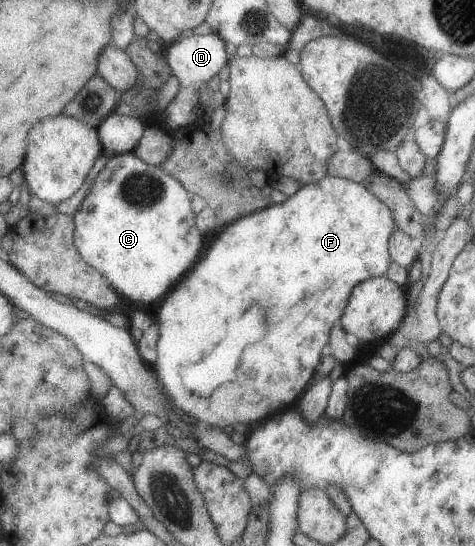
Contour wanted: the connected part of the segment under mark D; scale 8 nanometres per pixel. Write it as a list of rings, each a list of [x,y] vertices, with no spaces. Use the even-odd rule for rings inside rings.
[[[213,31],[211,34],[193,34],[189,38],[179,39],[167,49],[169,64],[182,84],[180,93],[167,107],[166,121],[172,129],[188,127],[190,123],[194,123],[198,119],[203,87],[220,73],[220,69],[224,65],[229,65],[232,57],[228,55],[224,41],[225,39],[218,32]]]

